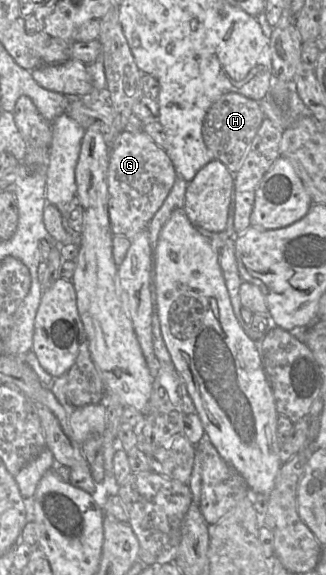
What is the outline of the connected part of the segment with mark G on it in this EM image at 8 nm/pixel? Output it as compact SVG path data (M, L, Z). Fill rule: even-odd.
M124 130L110 144L108 215L113 235L132 239L148 225L167 198L177 178L167 152L143 130Z

